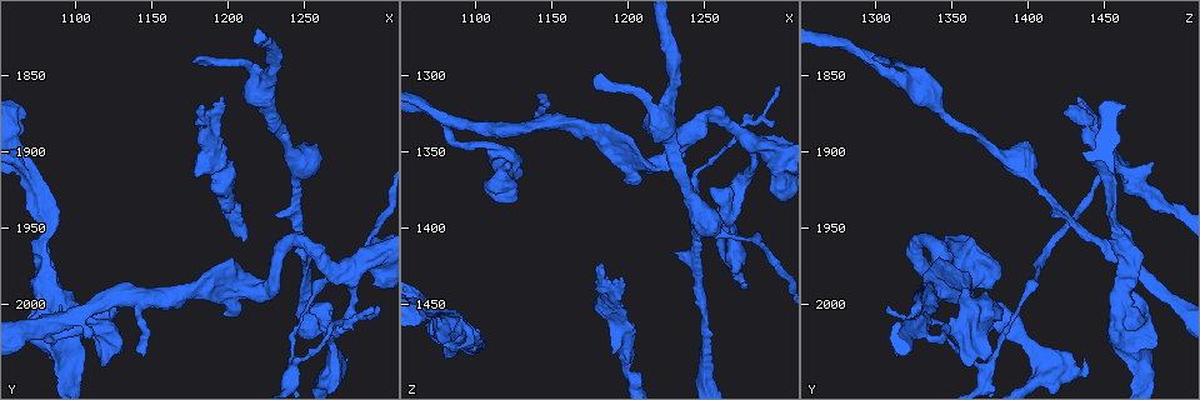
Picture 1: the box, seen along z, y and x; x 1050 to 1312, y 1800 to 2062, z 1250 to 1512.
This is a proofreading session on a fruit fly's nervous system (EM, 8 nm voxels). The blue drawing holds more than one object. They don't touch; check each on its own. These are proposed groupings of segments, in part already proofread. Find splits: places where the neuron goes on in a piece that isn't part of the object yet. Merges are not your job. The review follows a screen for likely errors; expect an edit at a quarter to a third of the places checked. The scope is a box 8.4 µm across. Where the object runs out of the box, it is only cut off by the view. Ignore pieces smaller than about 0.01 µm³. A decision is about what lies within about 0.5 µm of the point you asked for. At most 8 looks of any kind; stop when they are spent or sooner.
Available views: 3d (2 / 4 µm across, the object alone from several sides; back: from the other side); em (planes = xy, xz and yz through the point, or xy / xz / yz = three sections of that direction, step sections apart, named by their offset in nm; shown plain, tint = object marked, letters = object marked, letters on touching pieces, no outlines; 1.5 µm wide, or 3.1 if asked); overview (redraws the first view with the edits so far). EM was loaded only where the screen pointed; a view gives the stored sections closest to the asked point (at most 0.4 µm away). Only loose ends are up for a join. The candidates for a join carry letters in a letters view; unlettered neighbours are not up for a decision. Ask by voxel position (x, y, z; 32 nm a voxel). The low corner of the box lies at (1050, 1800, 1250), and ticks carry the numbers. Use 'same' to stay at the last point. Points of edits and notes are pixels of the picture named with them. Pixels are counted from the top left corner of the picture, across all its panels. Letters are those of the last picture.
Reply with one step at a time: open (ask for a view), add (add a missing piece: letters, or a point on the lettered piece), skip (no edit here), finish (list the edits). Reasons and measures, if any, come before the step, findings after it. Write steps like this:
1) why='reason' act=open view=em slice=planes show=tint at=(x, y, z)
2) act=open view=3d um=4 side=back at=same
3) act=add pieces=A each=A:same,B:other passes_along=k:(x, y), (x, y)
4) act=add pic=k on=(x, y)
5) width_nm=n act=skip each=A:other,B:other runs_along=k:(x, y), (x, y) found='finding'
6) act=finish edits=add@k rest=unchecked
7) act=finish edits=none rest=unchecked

why='thick end' act=open view=em slice=xy step=4 show=letters at=(1124, 2028, 1376)

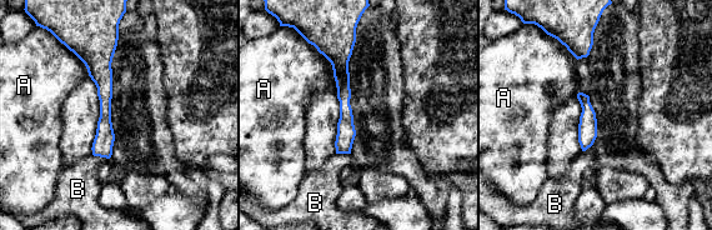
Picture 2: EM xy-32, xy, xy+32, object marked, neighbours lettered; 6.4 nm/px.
why='cut it another way' act=open view=em slice=planes show=letters at=same

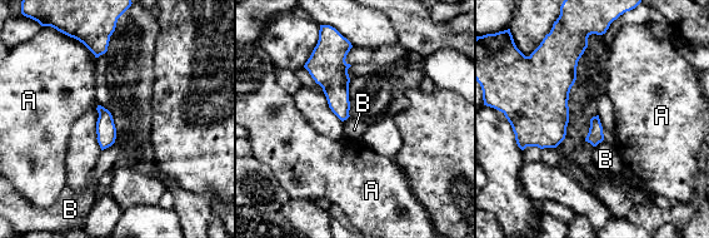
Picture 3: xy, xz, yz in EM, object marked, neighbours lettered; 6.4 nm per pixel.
longest_contact=A:160nm act=skip each=A:other,B:other found='no lettered piece goes on from it'

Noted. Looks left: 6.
why='thin end' act=open view=3d um=2 at=(1178, 1840, 1300)

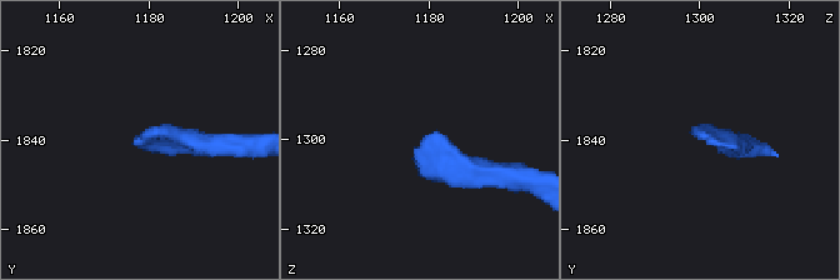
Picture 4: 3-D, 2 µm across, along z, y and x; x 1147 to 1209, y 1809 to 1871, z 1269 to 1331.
why='need the tissue' act=open view=em slice=planes show=plain at=(1179, 1840, 1300)

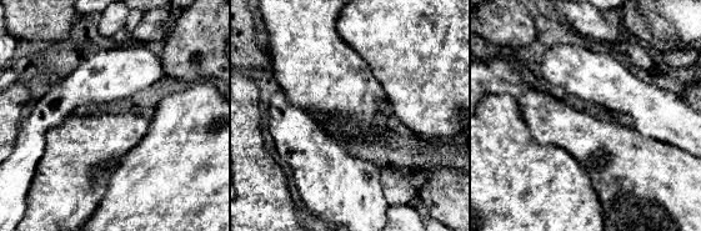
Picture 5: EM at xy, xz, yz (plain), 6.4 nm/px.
act=open view=em slice=planes show=letters at=same

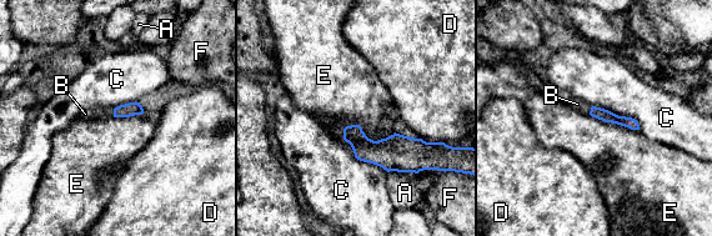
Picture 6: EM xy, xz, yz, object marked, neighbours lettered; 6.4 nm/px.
act=add pieces=B each=A:other,B:same,C:other,D:other,E:other,F:other passes_along=6:(601, 114), (591, 110), (577, 104) found='it goes on there'

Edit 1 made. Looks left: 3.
why='tapers out' act=open view=3d um=4 at=(1230, 1944, 1416)

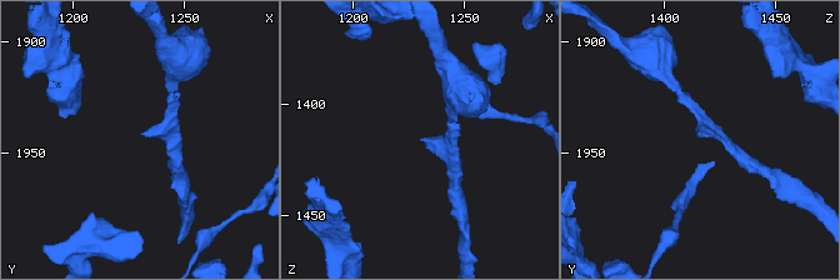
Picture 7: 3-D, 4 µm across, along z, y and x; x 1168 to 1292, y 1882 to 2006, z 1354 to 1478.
why='shape alone is not enough' act=open view=em slice=planes show=letters at=(1232, 1942, 1415)

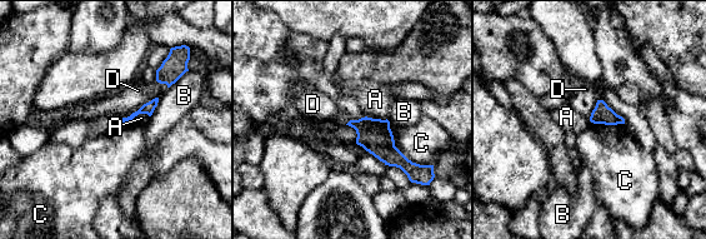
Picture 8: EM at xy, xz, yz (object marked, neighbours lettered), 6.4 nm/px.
act=skip each=A:other,B:other,C:other,D:other border=8:(158, 96), (120, 118) found='no lettered piece goes on from it'

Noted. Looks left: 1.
act=finish edits=add@6 rest=unchecked

